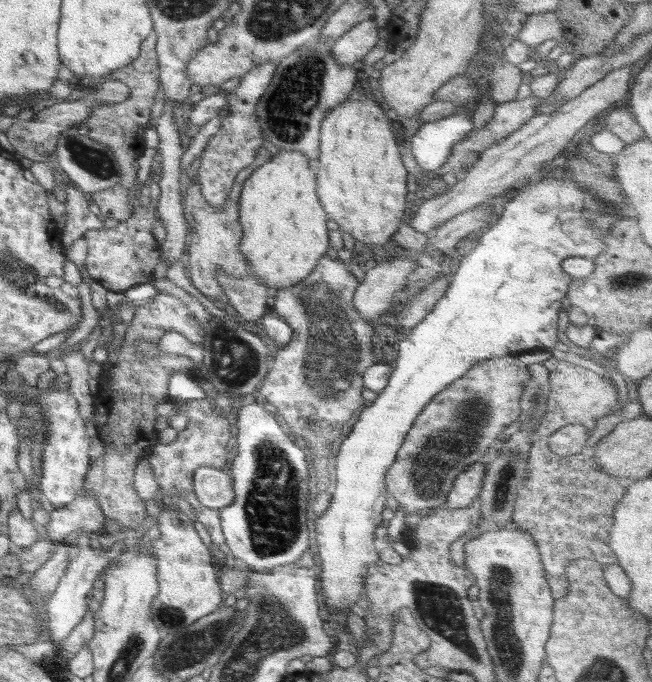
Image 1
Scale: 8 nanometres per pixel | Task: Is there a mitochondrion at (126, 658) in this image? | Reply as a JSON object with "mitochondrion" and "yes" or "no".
{"mitochondrion":"yes"}

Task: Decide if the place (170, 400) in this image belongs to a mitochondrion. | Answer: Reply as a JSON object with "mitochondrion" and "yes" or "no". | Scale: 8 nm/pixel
{"mitochondrion":"no"}

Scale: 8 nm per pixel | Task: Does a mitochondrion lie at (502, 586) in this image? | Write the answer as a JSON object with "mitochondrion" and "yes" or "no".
{"mitochondrion":"yes"}

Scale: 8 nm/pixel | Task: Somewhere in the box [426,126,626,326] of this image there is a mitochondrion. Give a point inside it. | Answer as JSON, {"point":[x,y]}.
{"point":[595,217]}

